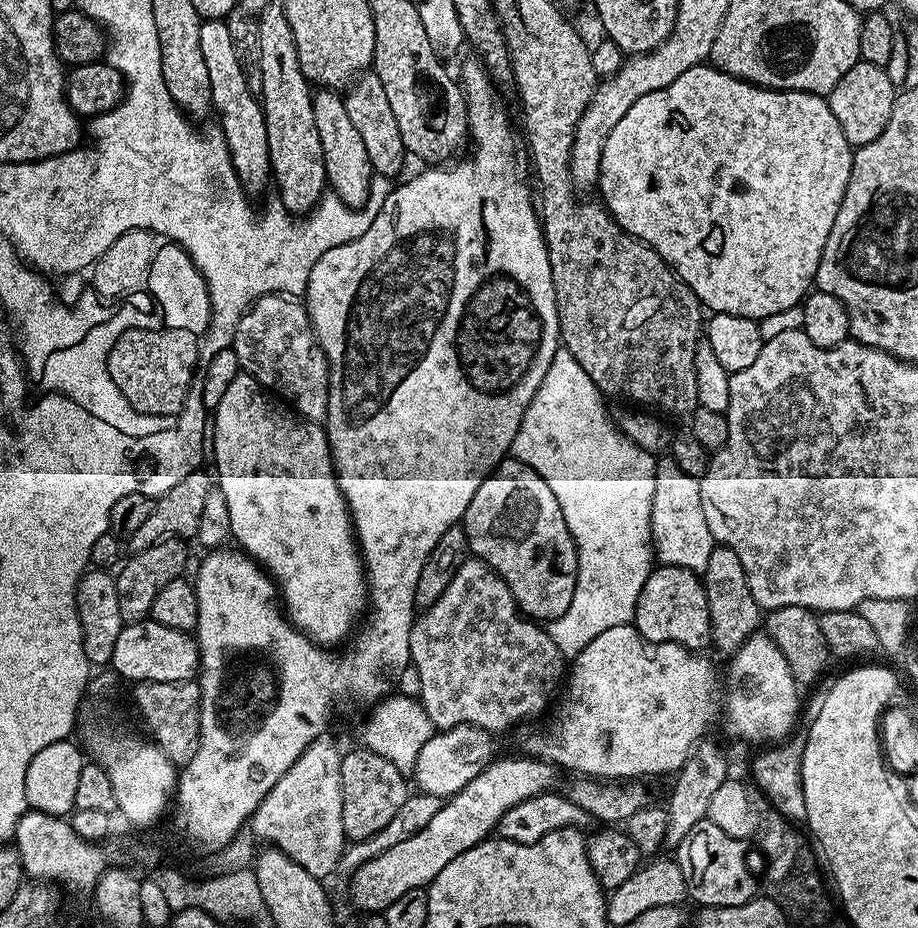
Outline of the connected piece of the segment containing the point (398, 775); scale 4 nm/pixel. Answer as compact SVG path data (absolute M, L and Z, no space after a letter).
M356 746L353 752L345 751L341 755L340 773L342 774L342 830L345 841L348 842L368 839L389 825L390 818L401 809L410 795L410 784L405 773L400 772L398 766L394 766L394 762L386 762L382 754L372 752L363 746Z

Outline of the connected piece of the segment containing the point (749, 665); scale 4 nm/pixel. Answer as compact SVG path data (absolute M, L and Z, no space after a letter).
M755 634L727 661L728 673L724 676L724 728L732 736L740 740L749 740L756 746L764 746L769 742L780 742L793 735L796 715L800 712L800 692L794 674L790 674L790 666L786 658L782 658L782 650L766 634Z

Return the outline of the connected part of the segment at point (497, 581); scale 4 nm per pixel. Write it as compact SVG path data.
M475 558L465 560L463 566L456 571L454 578L450 580L450 586L446 586L446 590L442 592L442 598L438 598L438 602L434 602L430 607L423 609L413 619L412 629L410 630L410 664L411 667L418 670L419 702L426 710L433 729L436 730L454 728L459 724L469 724L475 728L482 728L489 734L504 732L507 728L522 723L523 720L532 720L535 716L542 715L544 707L551 702L552 695L554 695L554 700L566 676L566 658L558 650L558 646L554 646L554 642L548 636L547 631L539 623L529 622L525 619L520 609L517 608L516 599L510 594L506 582L502 582L499 574L490 566L486 566L486 562Z

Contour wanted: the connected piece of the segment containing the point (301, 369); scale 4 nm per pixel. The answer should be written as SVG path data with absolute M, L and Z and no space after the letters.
M287 294L256 297L256 301L249 304L243 316L240 317L230 346L236 351L241 369L248 372L261 389L287 402L291 411L313 422L322 422L328 416L328 393L330 391L328 359L322 346L316 340L316 332L312 329L308 309L297 297Z

